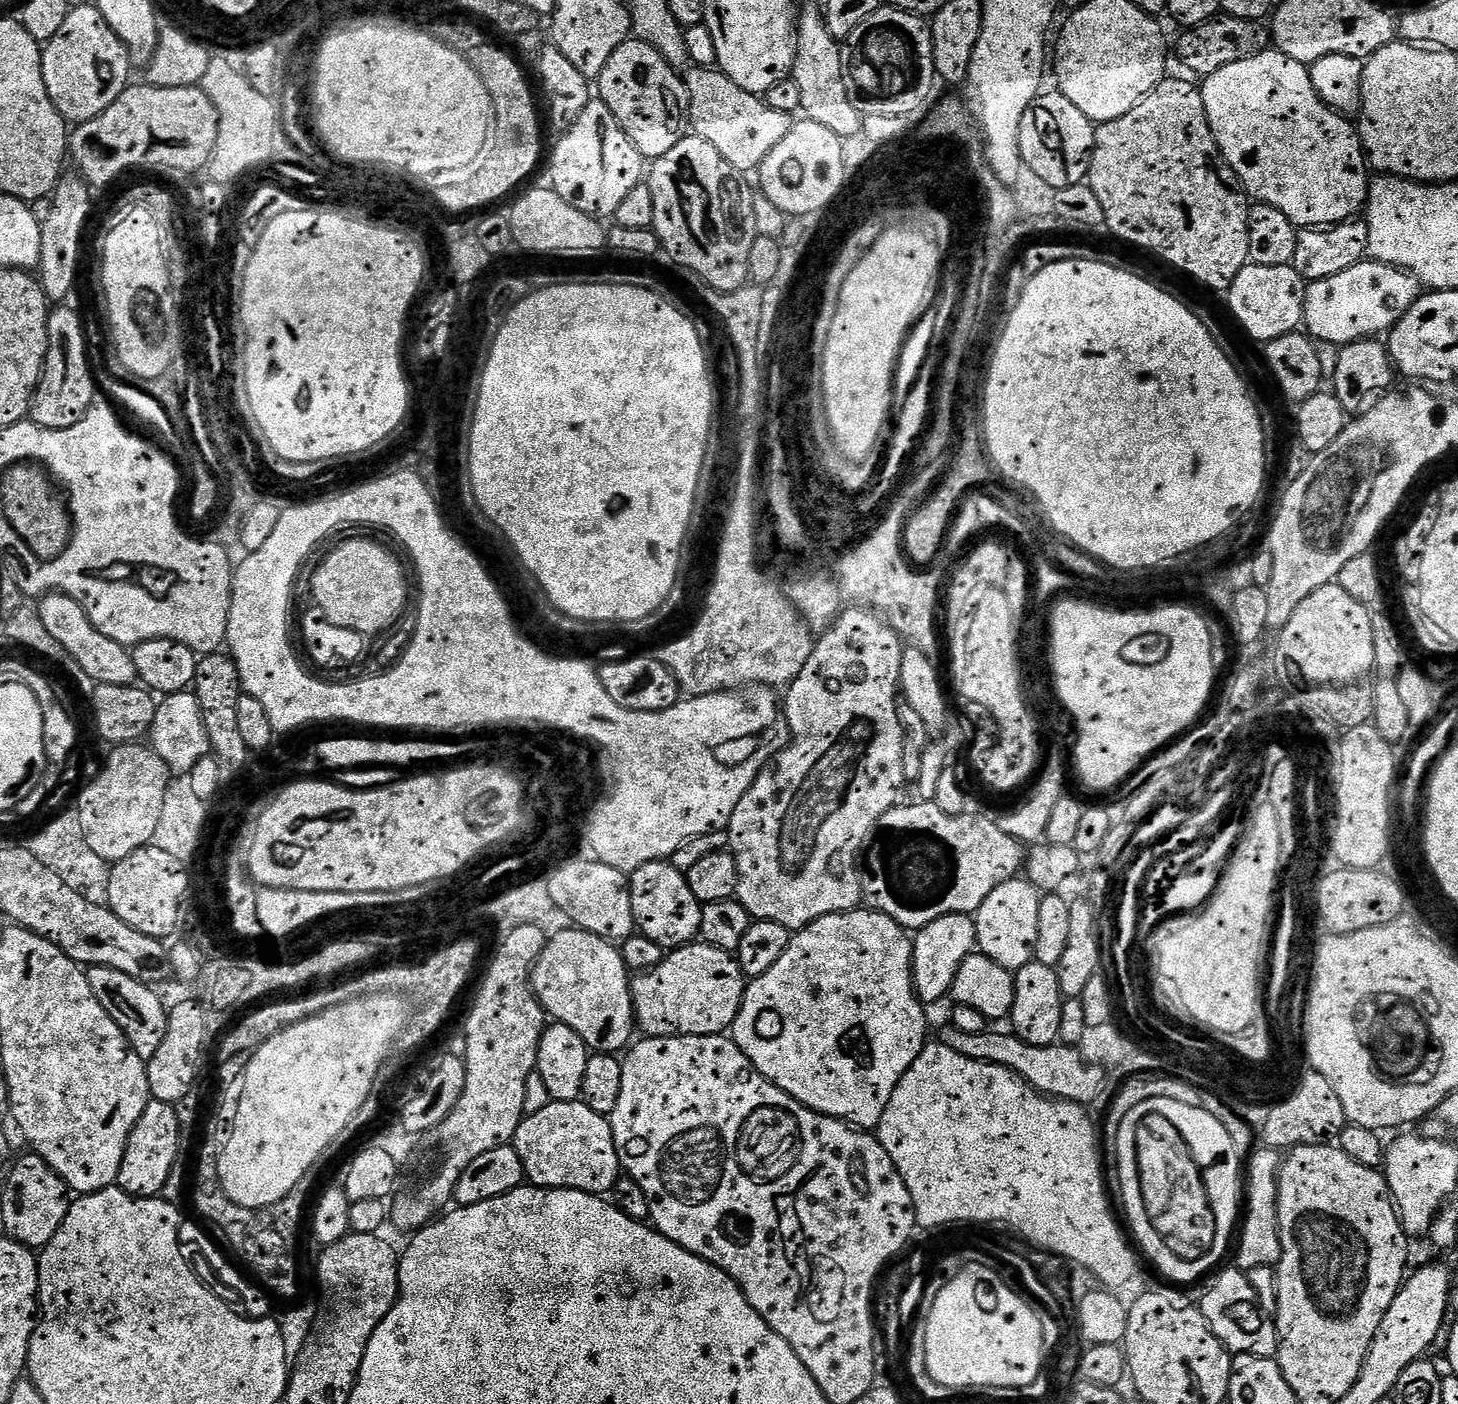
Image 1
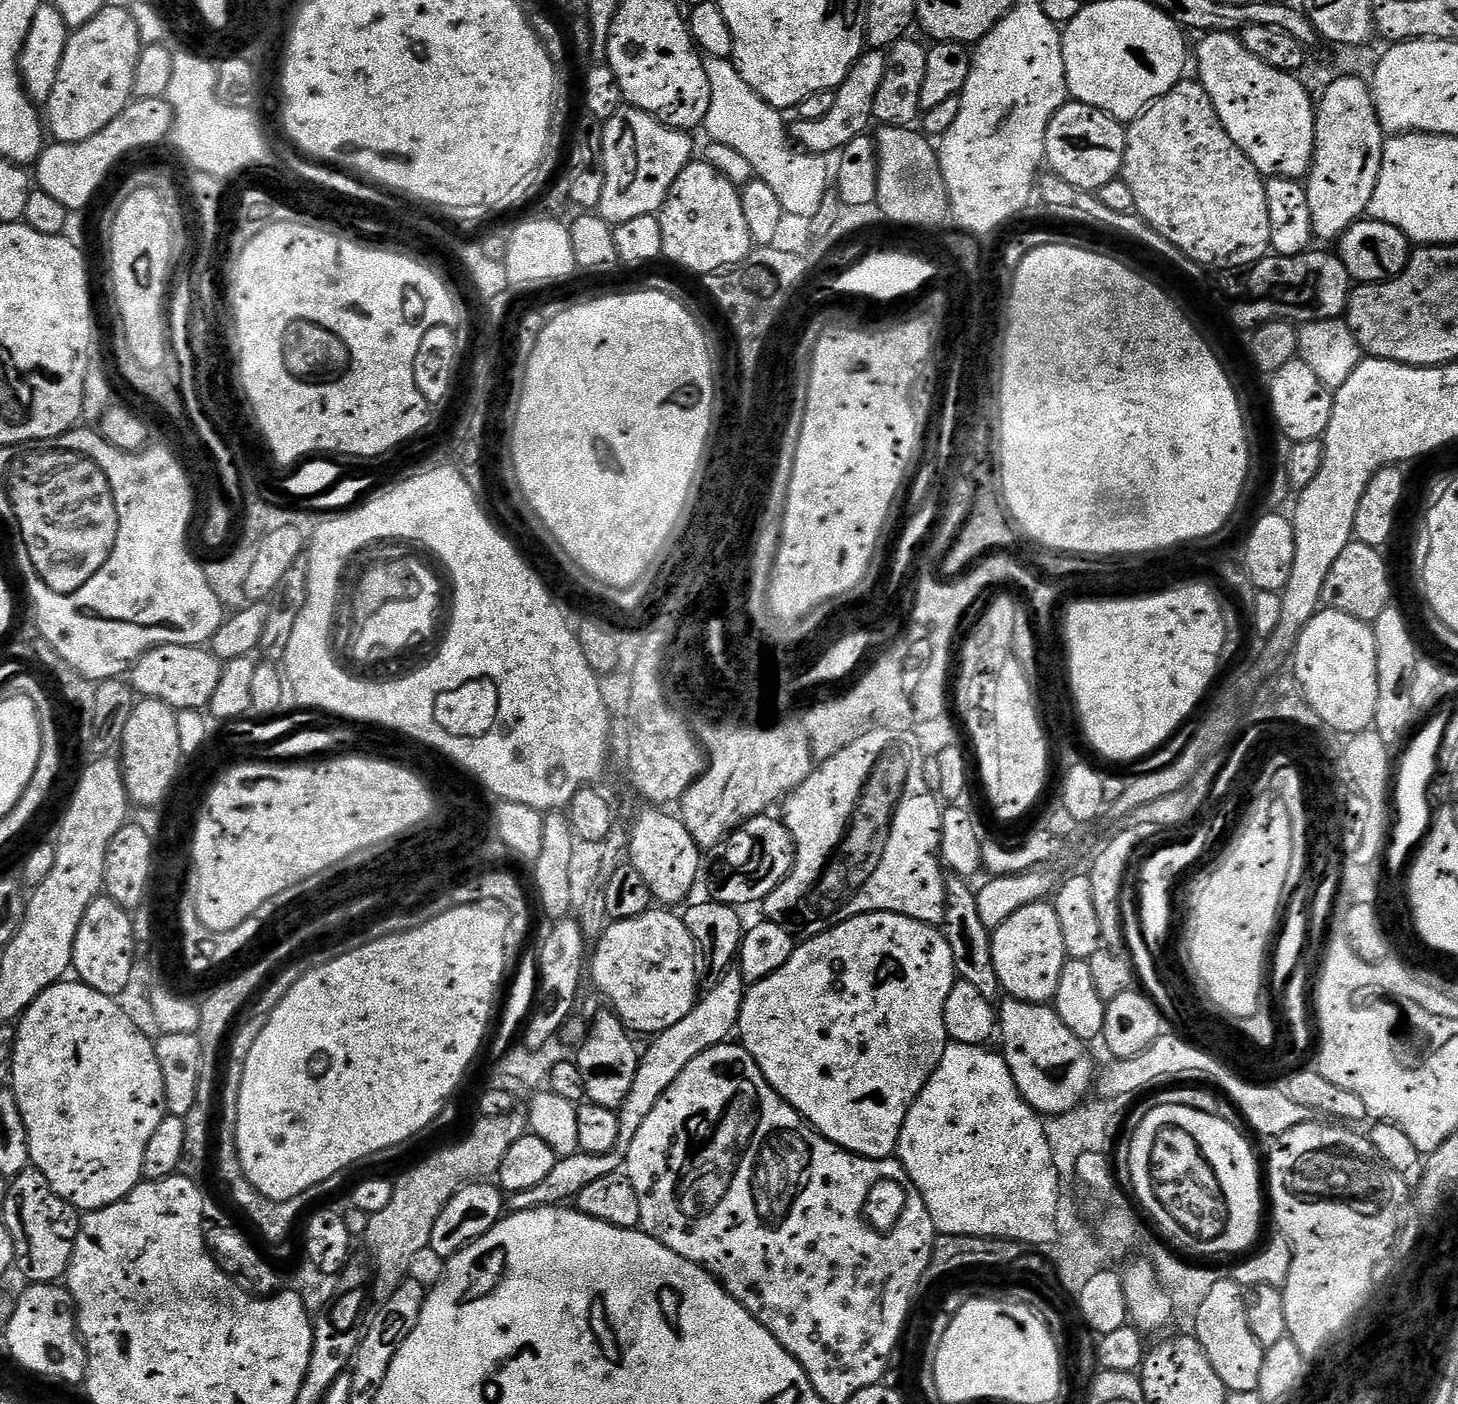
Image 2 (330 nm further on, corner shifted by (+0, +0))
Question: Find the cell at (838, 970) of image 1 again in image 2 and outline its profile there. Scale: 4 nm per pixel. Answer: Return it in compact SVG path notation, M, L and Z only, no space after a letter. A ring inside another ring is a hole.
M867 912L797 943L786 966L751 985L745 991L742 1002L738 1040L754 1058L769 1086L831 1144L837 1144L838 1147L845 1148L856 1156L865 1156L868 1160L886 1160L897 1151L906 1114L934 1074L938 1062L942 1062L942 1054L950 1043L944 1011L946 998L950 998L950 990L956 985L957 979L954 954L951 953L947 939L939 927L923 924L914 918L906 918L893 912Z

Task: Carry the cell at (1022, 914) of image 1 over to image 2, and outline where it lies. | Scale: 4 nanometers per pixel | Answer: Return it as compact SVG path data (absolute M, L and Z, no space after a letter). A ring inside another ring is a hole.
M1051 903L1022 906L1018 914L1010 914L1010 918L991 933L991 946L997 982L1011 999L1031 1004L1055 1001L1058 978L1062 978L1062 966L1069 955L1066 942L1062 942L1058 914Z

